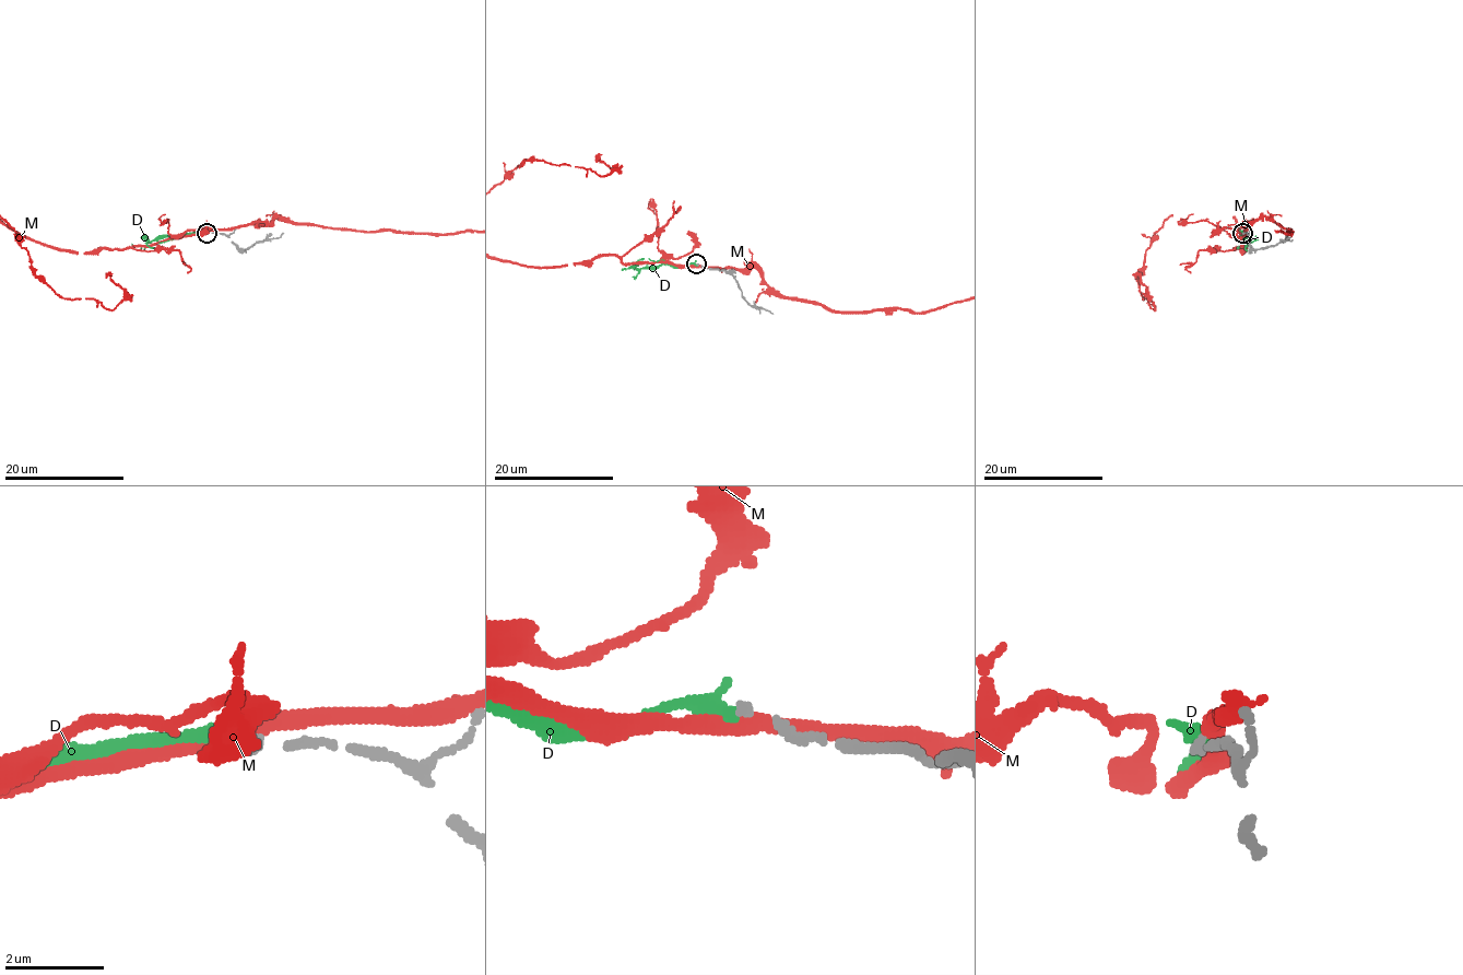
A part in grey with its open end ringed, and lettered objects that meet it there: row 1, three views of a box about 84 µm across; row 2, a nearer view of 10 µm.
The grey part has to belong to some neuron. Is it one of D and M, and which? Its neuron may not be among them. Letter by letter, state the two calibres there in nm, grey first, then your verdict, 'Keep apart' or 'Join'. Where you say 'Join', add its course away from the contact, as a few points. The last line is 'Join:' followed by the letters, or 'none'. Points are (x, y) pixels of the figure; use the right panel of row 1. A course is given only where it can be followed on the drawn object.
D: Thickness 160 nm (grey) against 320 nm. Keep apart
M: Thickness 150 nm (grey) against 320 nm. Keep apart
Join: none

